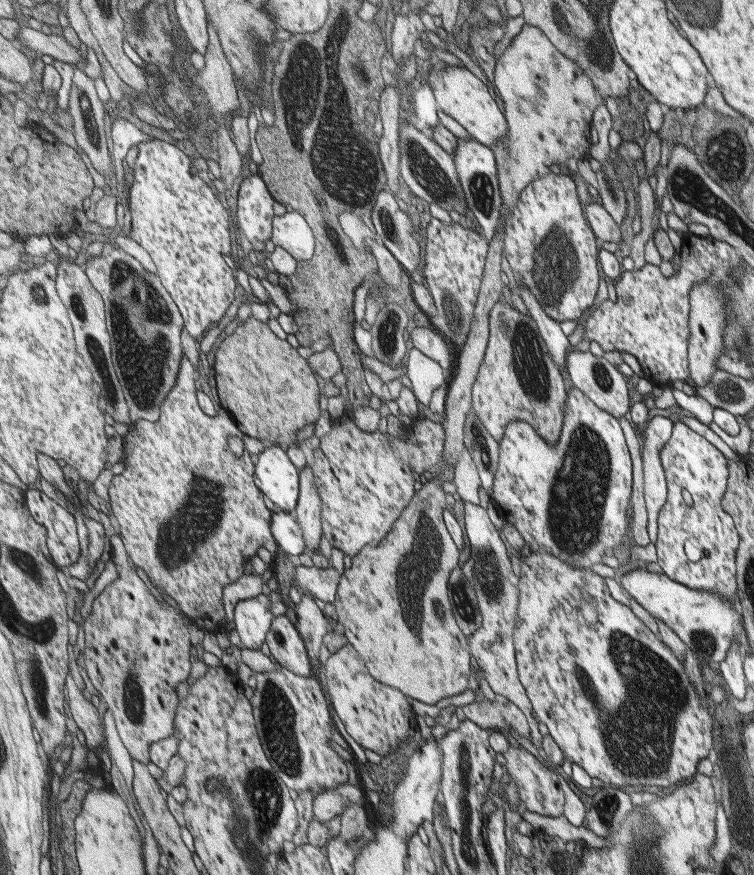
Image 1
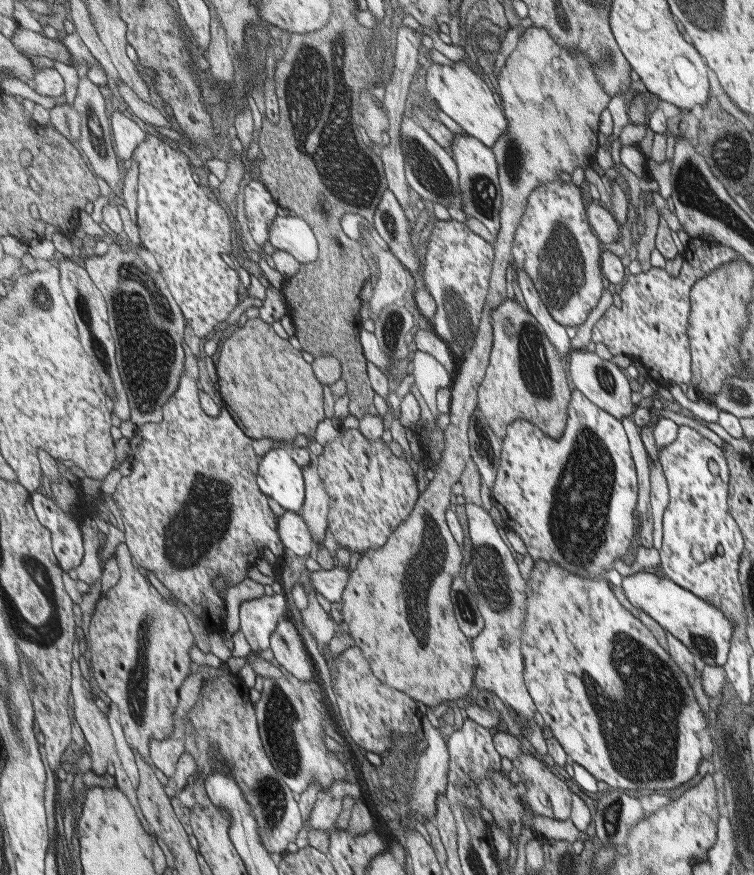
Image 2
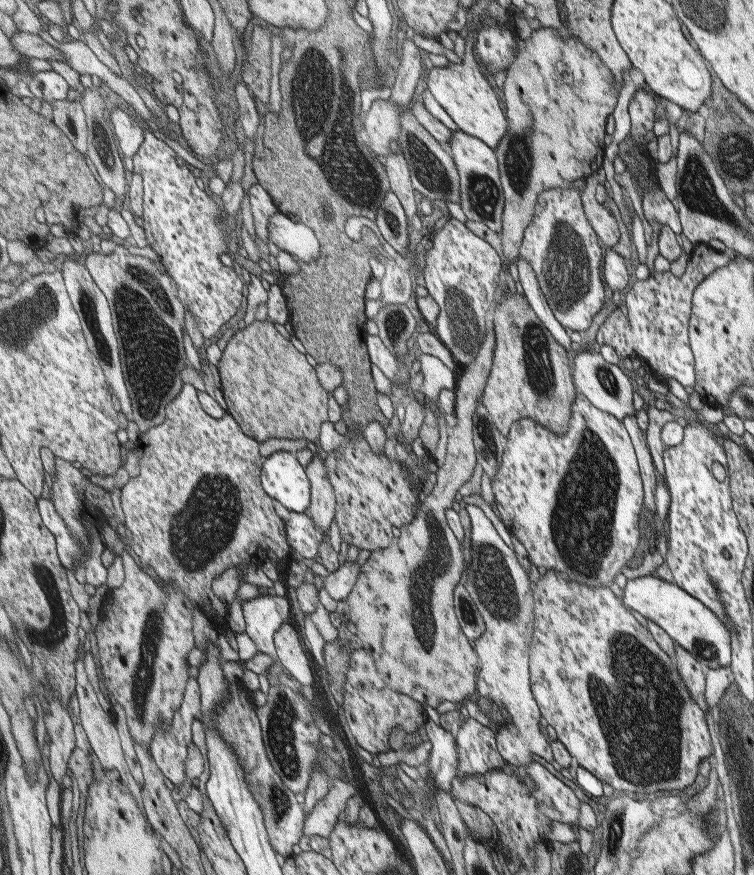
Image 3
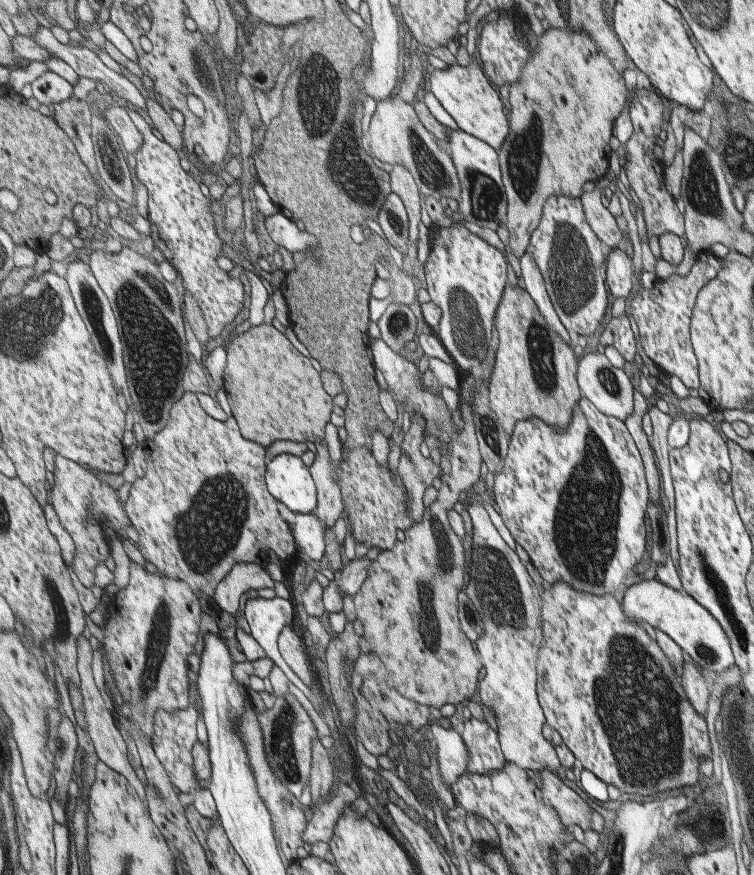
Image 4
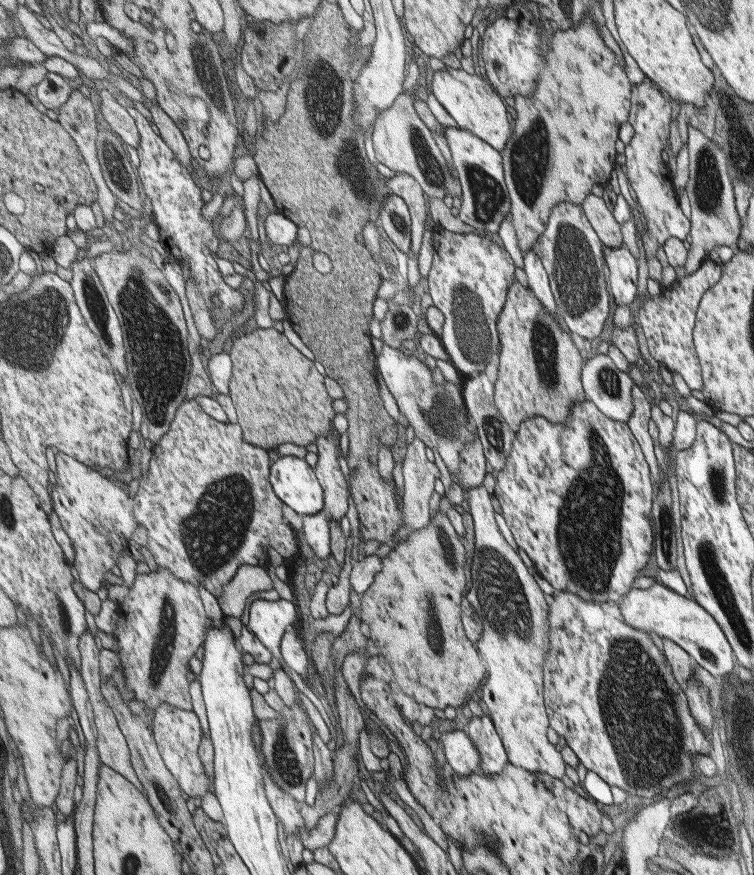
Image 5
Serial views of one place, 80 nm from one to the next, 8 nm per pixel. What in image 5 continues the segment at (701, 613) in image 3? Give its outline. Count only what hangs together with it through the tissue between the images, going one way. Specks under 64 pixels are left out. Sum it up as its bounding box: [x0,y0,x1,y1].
[618,583,735,676]

